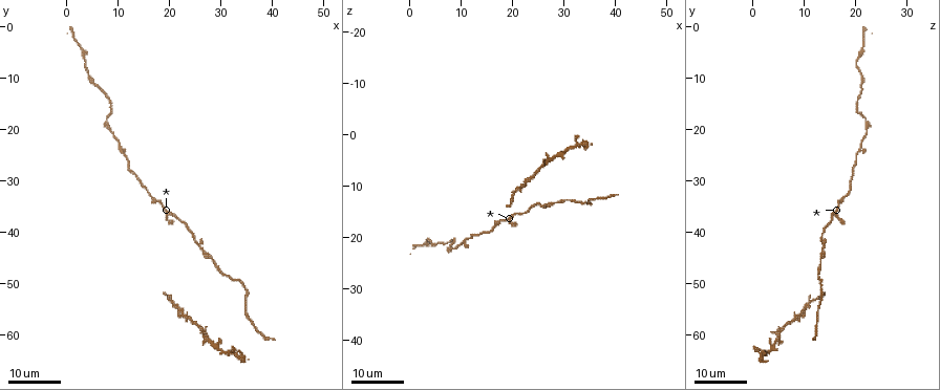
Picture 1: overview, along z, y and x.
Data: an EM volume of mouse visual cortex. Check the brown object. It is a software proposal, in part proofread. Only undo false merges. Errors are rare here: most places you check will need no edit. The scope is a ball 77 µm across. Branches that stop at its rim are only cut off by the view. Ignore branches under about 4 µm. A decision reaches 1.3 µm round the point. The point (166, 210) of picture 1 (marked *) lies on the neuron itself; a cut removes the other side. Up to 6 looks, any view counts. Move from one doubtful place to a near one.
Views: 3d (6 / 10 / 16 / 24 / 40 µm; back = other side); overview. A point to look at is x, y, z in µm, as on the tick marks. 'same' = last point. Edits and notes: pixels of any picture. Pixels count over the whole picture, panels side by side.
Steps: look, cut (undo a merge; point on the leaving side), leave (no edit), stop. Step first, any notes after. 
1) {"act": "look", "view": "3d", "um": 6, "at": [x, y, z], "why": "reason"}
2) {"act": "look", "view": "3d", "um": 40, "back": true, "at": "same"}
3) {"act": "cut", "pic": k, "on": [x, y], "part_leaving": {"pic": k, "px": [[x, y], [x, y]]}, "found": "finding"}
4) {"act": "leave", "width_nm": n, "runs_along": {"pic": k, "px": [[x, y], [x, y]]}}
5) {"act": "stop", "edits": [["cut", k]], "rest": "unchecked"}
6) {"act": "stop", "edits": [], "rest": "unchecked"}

{"act": "look", "view": "3d", "um": 24, "at": [27.0, 44.5, 13.0]}

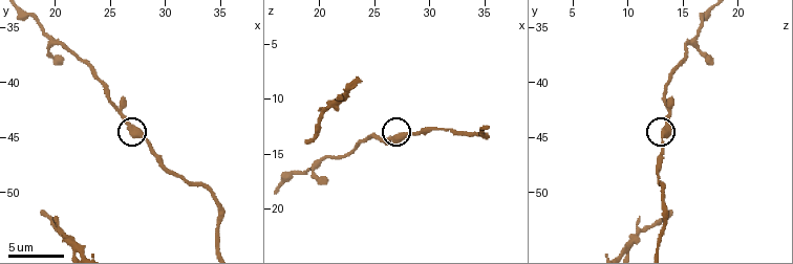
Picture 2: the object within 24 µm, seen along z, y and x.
{"act": "look", "view": "3d", "um": 10, "at": [27.2, 44.8, 13.4]}

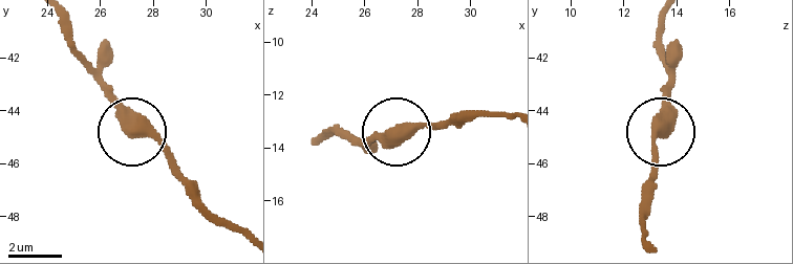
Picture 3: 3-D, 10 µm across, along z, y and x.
{"act": "leave", "side_arm_um": 24, "runs_along": {"pic": 3, "px": [[57, 17], [70, 50], [120, 118], [153, 138], [192, 183]]}, "found": "continuous, no second neuron"}

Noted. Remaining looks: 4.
{"act": "look", "view": "3d", "um": 24, "at": [26.5, 59.0, 5.5], "why": "sudden change in width"}

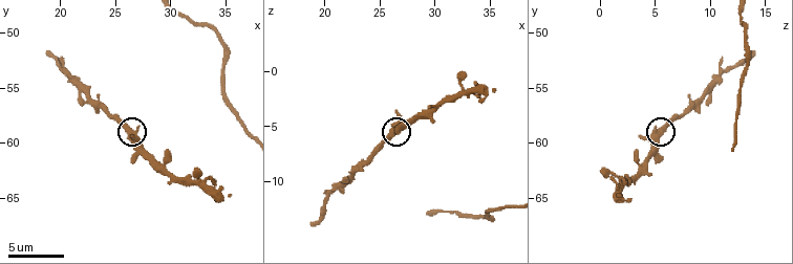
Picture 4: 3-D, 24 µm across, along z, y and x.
{"act": "look", "view": "3d", "um": 10, "at": [26.4, 59.2, 5.8]}

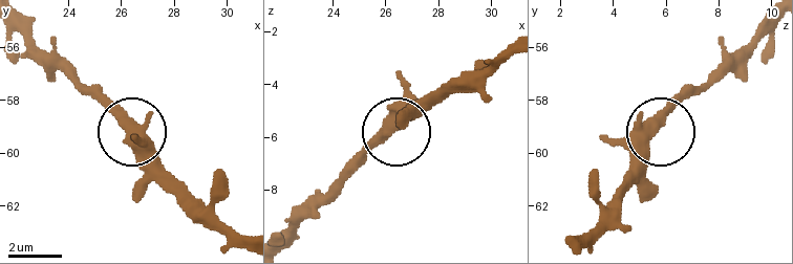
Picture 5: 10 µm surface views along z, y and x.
{"act": "leave", "found": "all the same neuron"}

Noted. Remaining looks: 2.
{"act": "look", "view": "3d", "um": 16, "at": [34.4, 50.6, 13.2]}

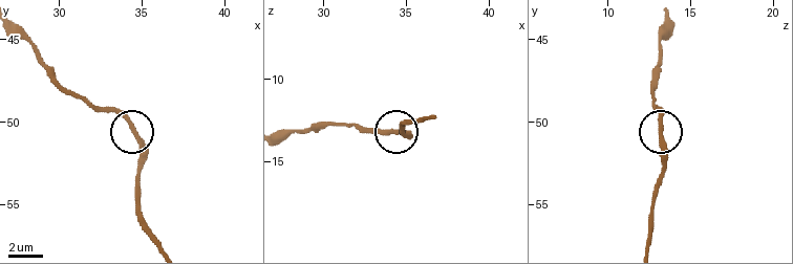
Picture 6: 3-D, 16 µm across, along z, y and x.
{"act": "leave", "found": "all the same neuron"}

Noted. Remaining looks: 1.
{"act": "stop", "edits": [], "rest": "unchecked"}

